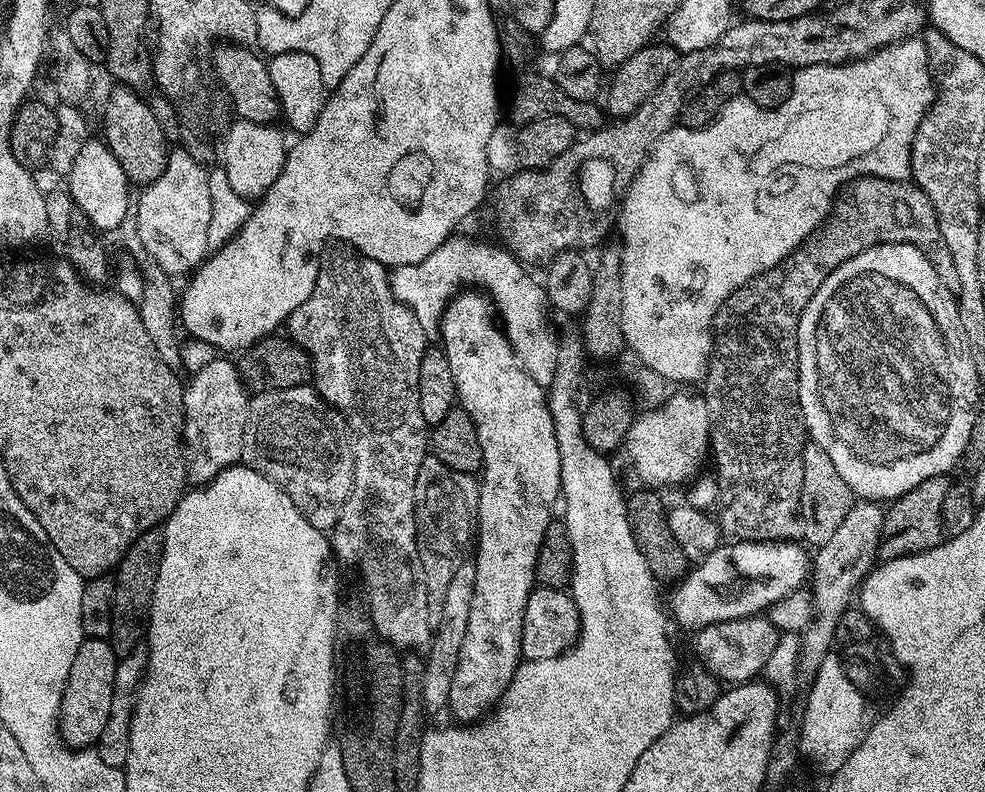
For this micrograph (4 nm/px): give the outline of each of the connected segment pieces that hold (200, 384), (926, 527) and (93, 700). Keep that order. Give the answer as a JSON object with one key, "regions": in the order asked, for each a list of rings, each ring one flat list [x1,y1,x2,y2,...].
{"regions":[[[205,359,191,376,192,381,184,384,184,450,189,481,203,486,220,472,241,463,250,393,233,361]],[[947,475,926,478,926,482,914,486,914,490,902,494,887,505,884,514,884,531,878,549,879,555,884,560,927,552,945,539,944,503,950,487,948,479]],[[88,638,80,645,60,703,60,737,69,748,91,749,98,742,106,727,106,718,110,718,117,663,118,657,108,640]]]}

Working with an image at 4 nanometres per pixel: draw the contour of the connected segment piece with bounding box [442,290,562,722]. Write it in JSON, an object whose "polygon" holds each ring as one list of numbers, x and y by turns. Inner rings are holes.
{"polygon":[[464,290,453,296,443,312,443,334,442,347,454,374,456,398,459,407,464,408,474,422,484,459,478,480,480,501,476,511,478,535,474,540,474,602,470,602,470,626,466,626,466,639,462,641,462,654,458,654,458,670,454,670,448,699,448,708,457,721,476,722,495,708,522,660,522,622,528,596,536,584,538,550,546,530,554,523,552,503,555,500,557,503,562,496,560,455,556,423,548,409,545,389,540,388,519,364,489,297,480,290]]}

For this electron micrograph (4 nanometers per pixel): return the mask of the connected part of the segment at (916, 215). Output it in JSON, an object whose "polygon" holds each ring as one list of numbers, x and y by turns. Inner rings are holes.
{"polygon":[[911,179,900,180,897,183,885,183,883,180,864,180,851,188,850,194,839,205,836,216,832,217,832,220,829,220,828,225,824,225,824,228,820,229,820,232,812,236,812,240,808,241,808,247,801,249,793,258,787,260,787,263,781,264,780,268,776,268,775,272,768,272,768,275,761,276,759,280,752,281,752,284,748,284,748,287,736,293,736,296,730,299,728,307,721,308,720,313,716,315,712,359,708,361,708,373,702,381,702,387,704,387,702,389,702,395,706,402,708,417,710,418,710,426,708,427,710,460,716,463,714,479,718,486,718,509,720,508,720,512,718,511,718,523,721,533,725,537,731,538,733,541,787,540,789,542,796,542,801,539,800,495,802,494,802,486,804,485,802,482,802,454,804,453,806,443,806,429,804,426,804,416,800,412,798,322,802,318,802,314,806,310,810,298,814,298,818,286,822,286,824,279,835,268,842,266,842,262,846,262,850,258,854,258,858,254,862,254,879,244,912,244,915,248,920,248,922,254,926,254,926,258,934,266,938,278,942,278,946,290,950,290,953,294,958,294,962,290,962,281,958,278,958,270,954,266,954,258,950,254,950,249,946,247,946,238,942,238,942,230,938,230,938,214,934,214,934,206,930,202,930,198,926,198,923,190]]}

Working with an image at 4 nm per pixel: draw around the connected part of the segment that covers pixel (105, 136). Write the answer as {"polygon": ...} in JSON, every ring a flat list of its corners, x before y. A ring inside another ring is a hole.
{"polygon":[[112,86,112,89,108,92,108,101,104,104,104,133,102,133,102,139,114,154,114,158,118,158,118,166,122,166,129,185,132,186,136,186,136,184,140,184,139,186,152,184,154,178,158,178,158,174,162,174,162,170,166,170,166,162,170,151,170,141,164,135,158,118,154,118,151,103,147,99,143,100,140,96,143,95,137,89]]}

